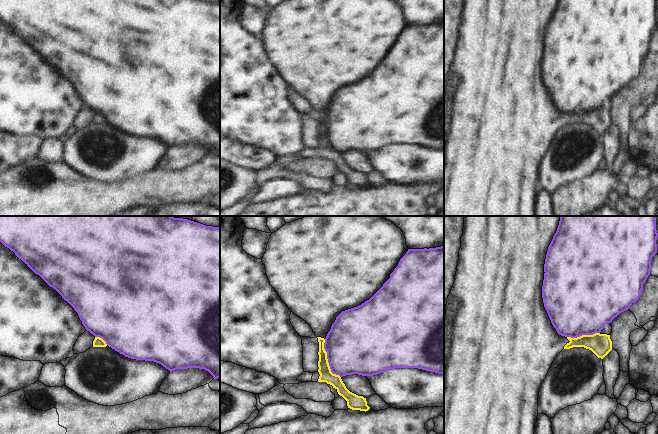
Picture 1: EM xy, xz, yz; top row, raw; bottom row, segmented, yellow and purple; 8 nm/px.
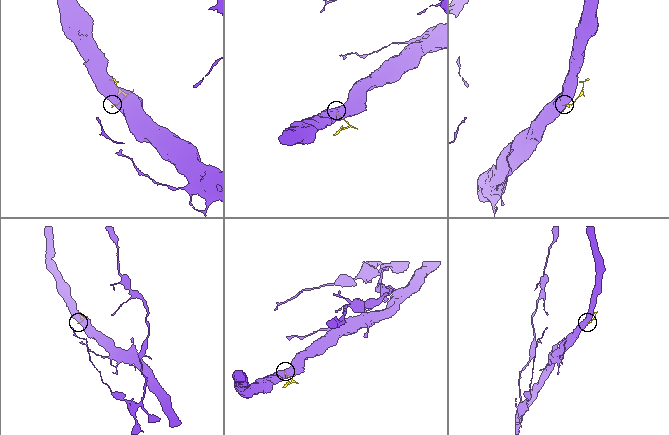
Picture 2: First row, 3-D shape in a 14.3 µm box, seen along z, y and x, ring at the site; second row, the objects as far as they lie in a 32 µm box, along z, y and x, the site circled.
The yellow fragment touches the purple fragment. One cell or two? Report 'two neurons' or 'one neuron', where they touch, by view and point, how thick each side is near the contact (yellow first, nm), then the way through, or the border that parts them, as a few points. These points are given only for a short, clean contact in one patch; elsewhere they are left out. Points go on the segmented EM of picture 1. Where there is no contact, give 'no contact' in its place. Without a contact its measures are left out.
two neurons | xz (327, 360) | 100/460 nm | along xz (324, 339), (324, 350), (329, 368), (340, 377)

